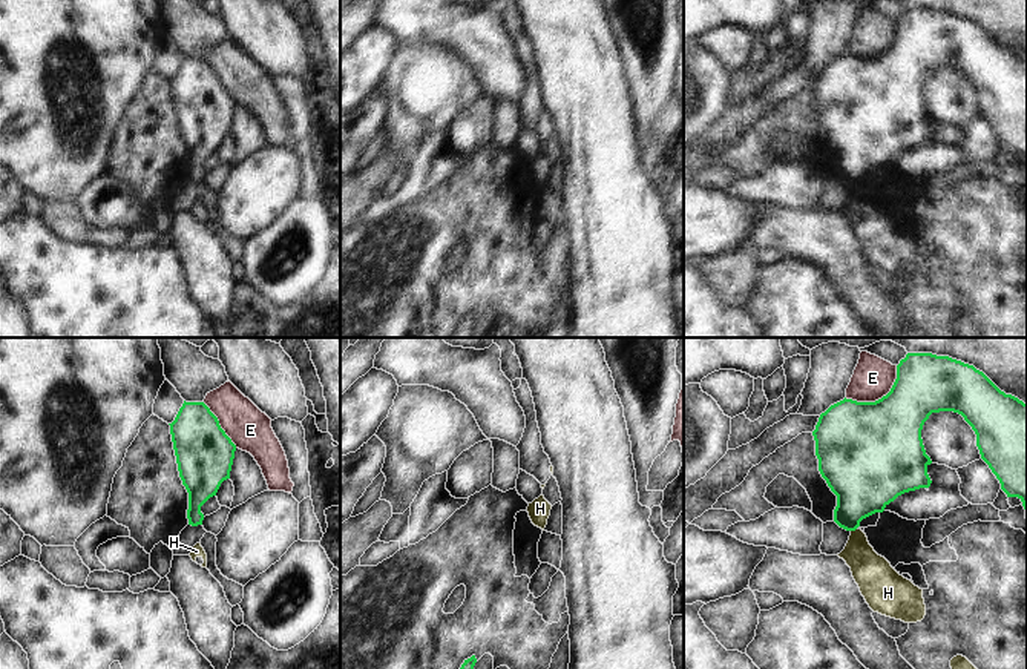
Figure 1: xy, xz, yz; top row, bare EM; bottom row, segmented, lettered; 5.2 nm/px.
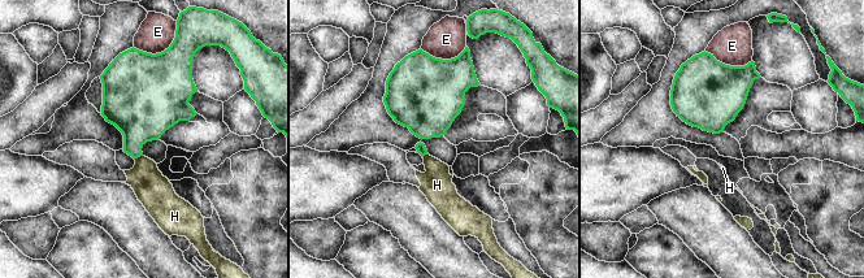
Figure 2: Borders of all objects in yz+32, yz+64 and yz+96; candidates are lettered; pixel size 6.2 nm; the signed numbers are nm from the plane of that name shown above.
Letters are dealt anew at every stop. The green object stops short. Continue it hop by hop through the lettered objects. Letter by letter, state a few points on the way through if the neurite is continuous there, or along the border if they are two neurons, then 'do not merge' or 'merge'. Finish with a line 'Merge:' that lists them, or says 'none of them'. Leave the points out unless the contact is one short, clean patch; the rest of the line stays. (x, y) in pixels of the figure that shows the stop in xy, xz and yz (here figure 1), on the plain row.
E: do not merge
H: border along yz (856, 184), (851, 187); do not merge
Merge: none of them

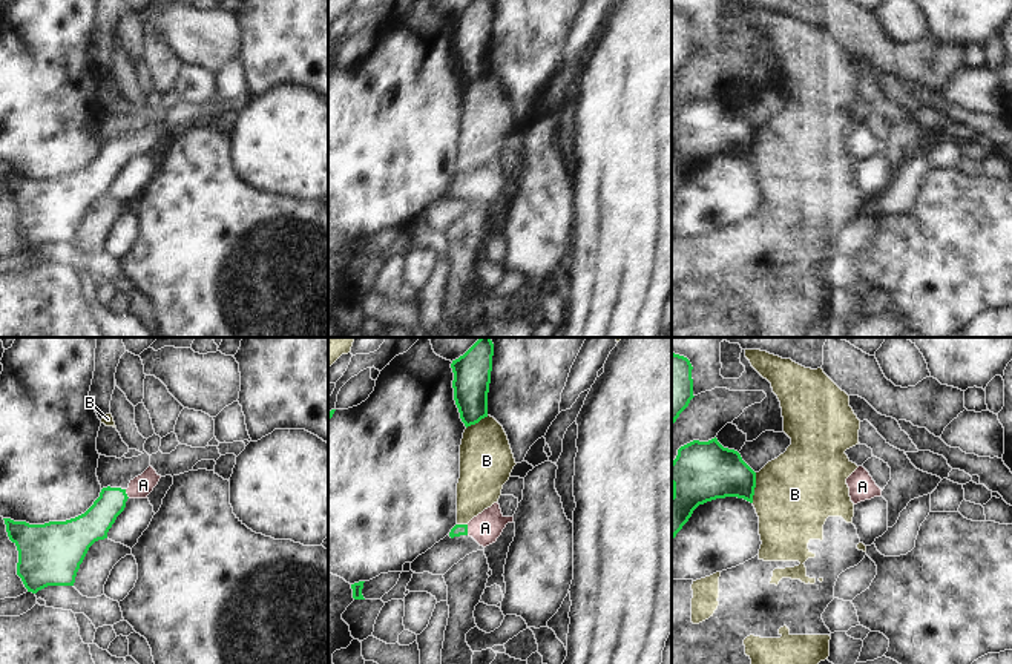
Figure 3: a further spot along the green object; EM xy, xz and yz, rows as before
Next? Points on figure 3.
A: runs through xz (459, 186), (466, 186), (485, 184); merge
B: do not merge
Merge: A

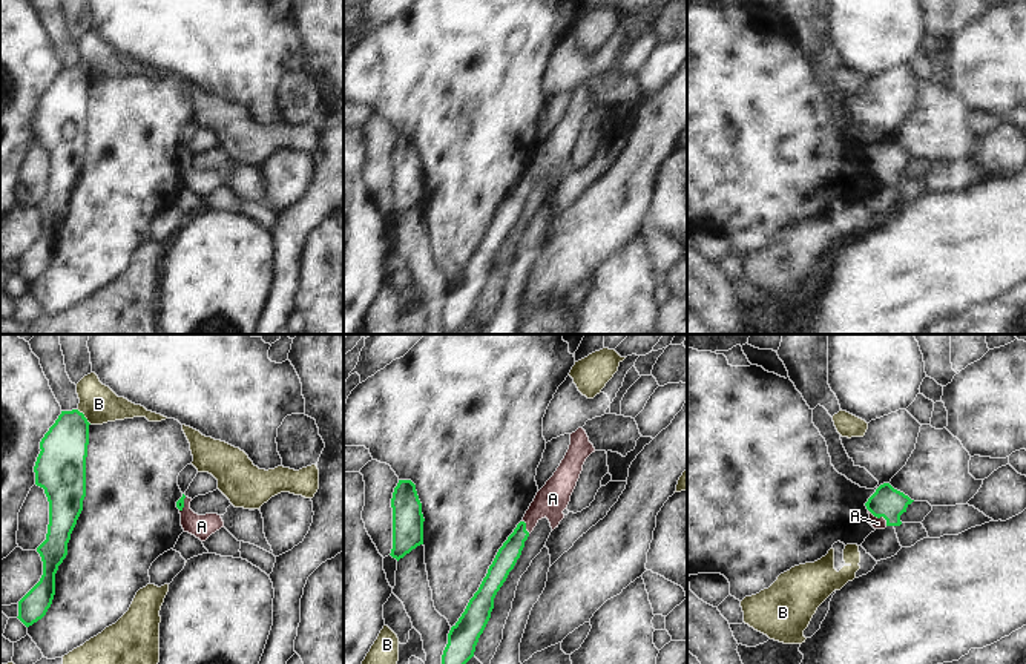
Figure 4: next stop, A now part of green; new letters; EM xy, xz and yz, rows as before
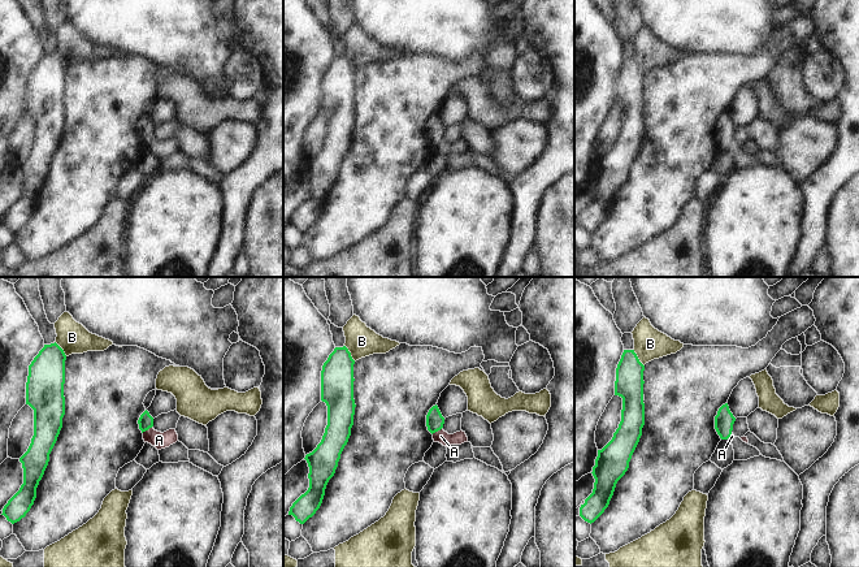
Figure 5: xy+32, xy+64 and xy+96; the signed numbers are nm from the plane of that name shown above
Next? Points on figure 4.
A: runs through yz (887, 158), (879, 174), (878, 180); merge
B: do not merge
Merge: A

